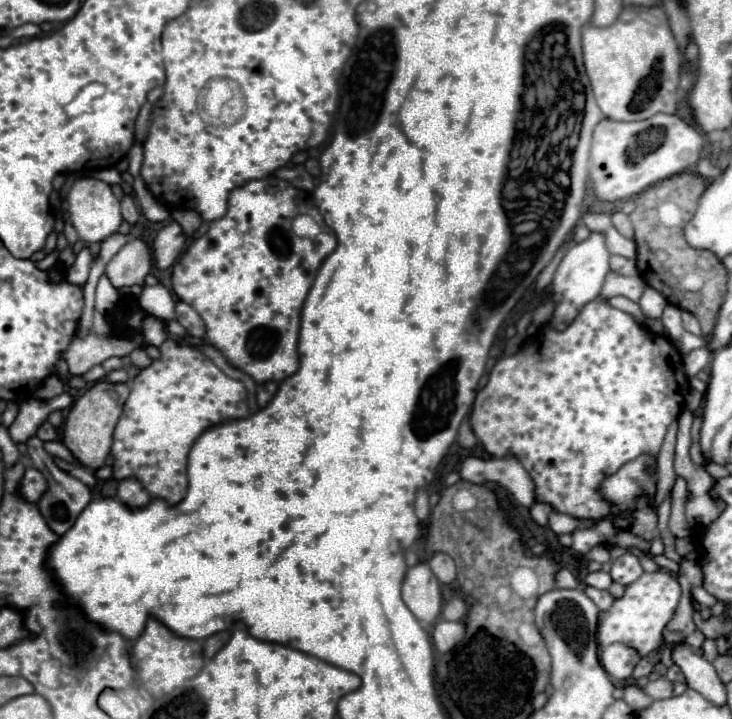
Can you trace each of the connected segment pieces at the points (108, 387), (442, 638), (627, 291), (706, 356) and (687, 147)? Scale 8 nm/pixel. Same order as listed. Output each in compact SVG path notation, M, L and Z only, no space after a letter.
M102 380L102 382L96 382L84 396L80 396L70 408L62 430L62 442L82 466L90 470L98 470L100 466L104 466L106 456L110 454L112 434L122 414L122 406L128 398L128 392L130 392L128 384L110 384Z
M440 620L436 626L434 626L434 632L432 632L432 640L434 640L434 646L440 654L444 652L450 652L464 636L464 624L462 622L446 622L446 620Z
M610 272L604 280L604 286L602 286L602 292L598 296L598 300L606 300L610 296L626 296L634 302L638 302L644 294L644 282L640 276L622 276L622 274L616 274L616 272Z
M698 348L694 352L690 352L688 356L682 358L682 364L684 364L684 372L688 378L696 376L708 362L710 362L710 350L708 348Z
M656 114L640 122L602 120L594 130L590 182L600 200L616 202L638 196L652 184L680 174L700 160L704 136L676 114Z

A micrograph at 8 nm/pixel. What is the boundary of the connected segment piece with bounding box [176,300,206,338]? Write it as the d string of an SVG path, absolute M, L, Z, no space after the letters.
M176 302L176 320L188 330L188 334L196 336L196 338L204 338L206 328L202 318L196 314L196 310L192 310L192 306L188 306L186 302Z

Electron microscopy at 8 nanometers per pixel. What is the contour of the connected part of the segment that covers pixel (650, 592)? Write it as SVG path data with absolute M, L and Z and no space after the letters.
M666 572L656 574L642 574L636 582L626 586L626 592L620 600L614 600L612 608L600 614L598 622L598 642L602 646L610 646L614 642L624 642L638 650L640 656L656 650L662 644L662 630L672 618L674 608L678 606L680 598L680 584L676 576Z

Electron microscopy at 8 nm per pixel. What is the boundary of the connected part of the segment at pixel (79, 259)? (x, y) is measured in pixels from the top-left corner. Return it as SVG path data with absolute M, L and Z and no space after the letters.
M82 246L82 250L78 252L78 256L76 256L76 262L68 268L68 280L72 282L72 284L78 284L78 286L84 286L84 282L86 282L86 278L88 278L88 270L90 270L90 264L92 264L92 254L90 254L90 250L86 248L86 246Z

